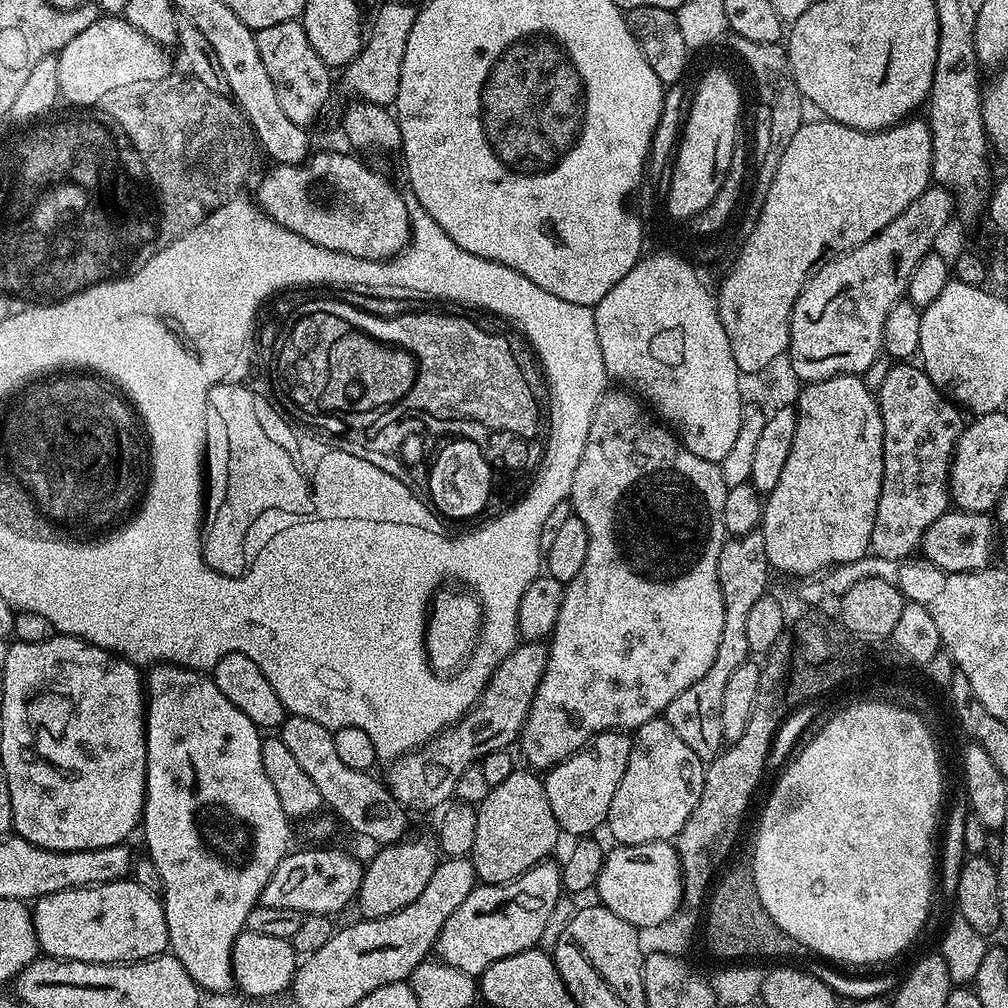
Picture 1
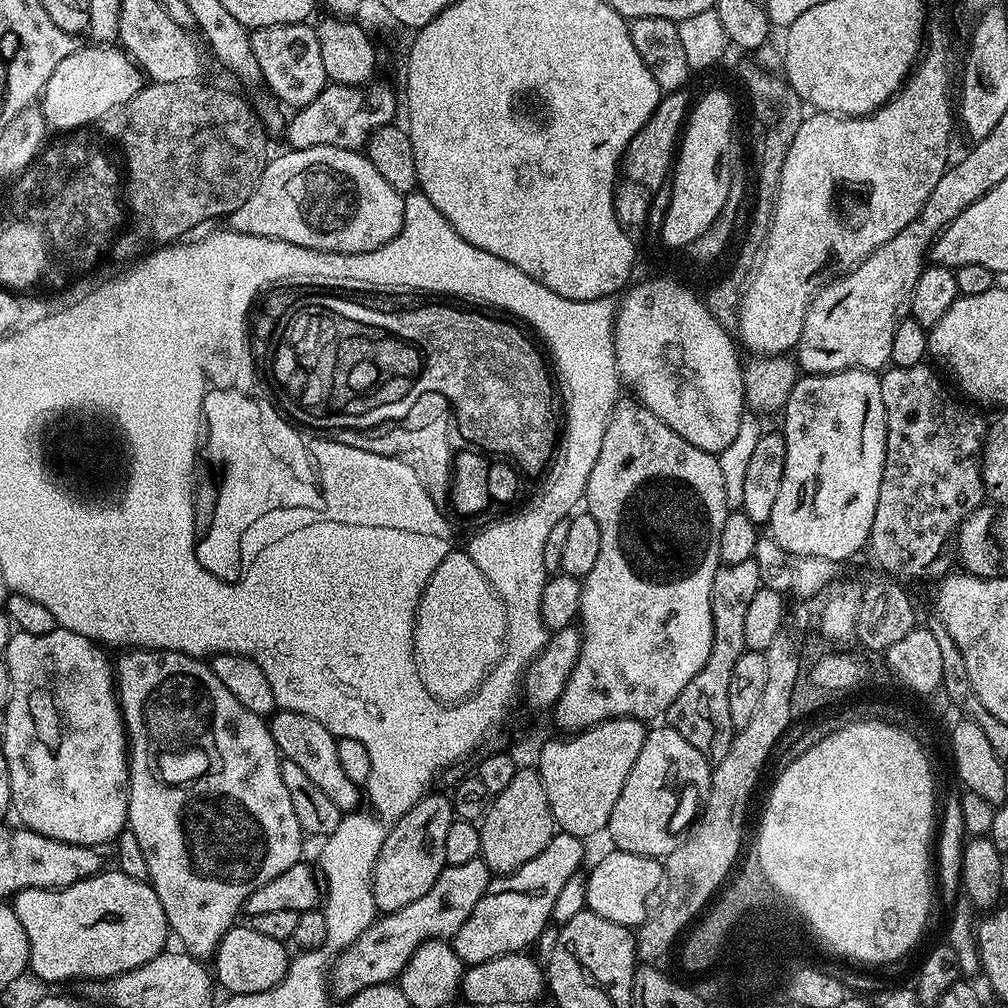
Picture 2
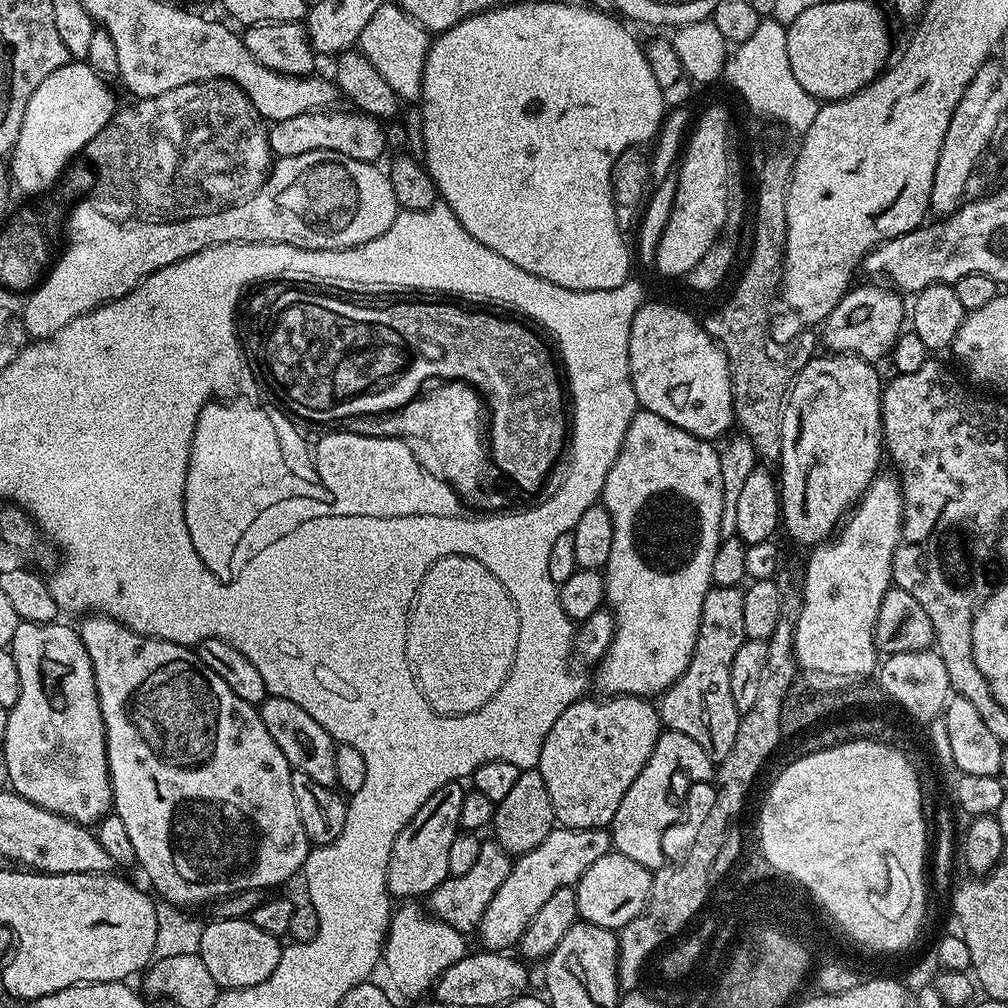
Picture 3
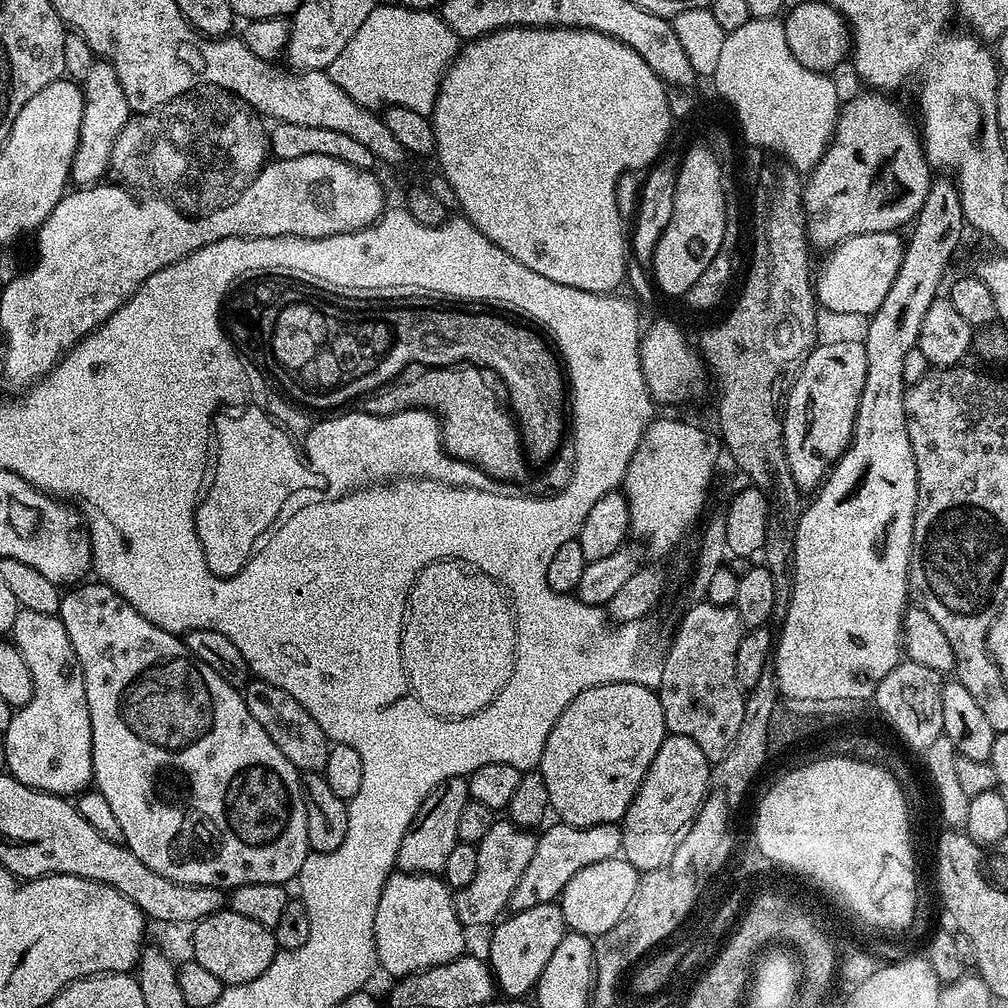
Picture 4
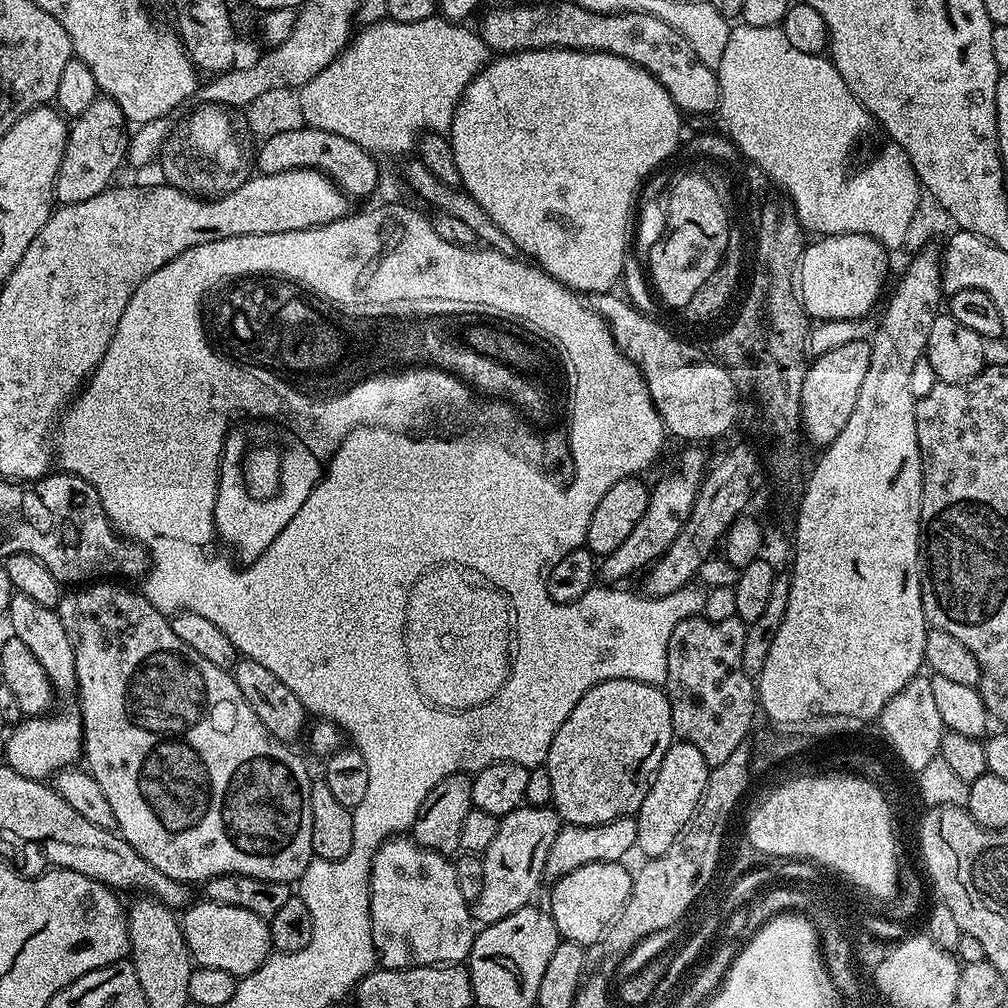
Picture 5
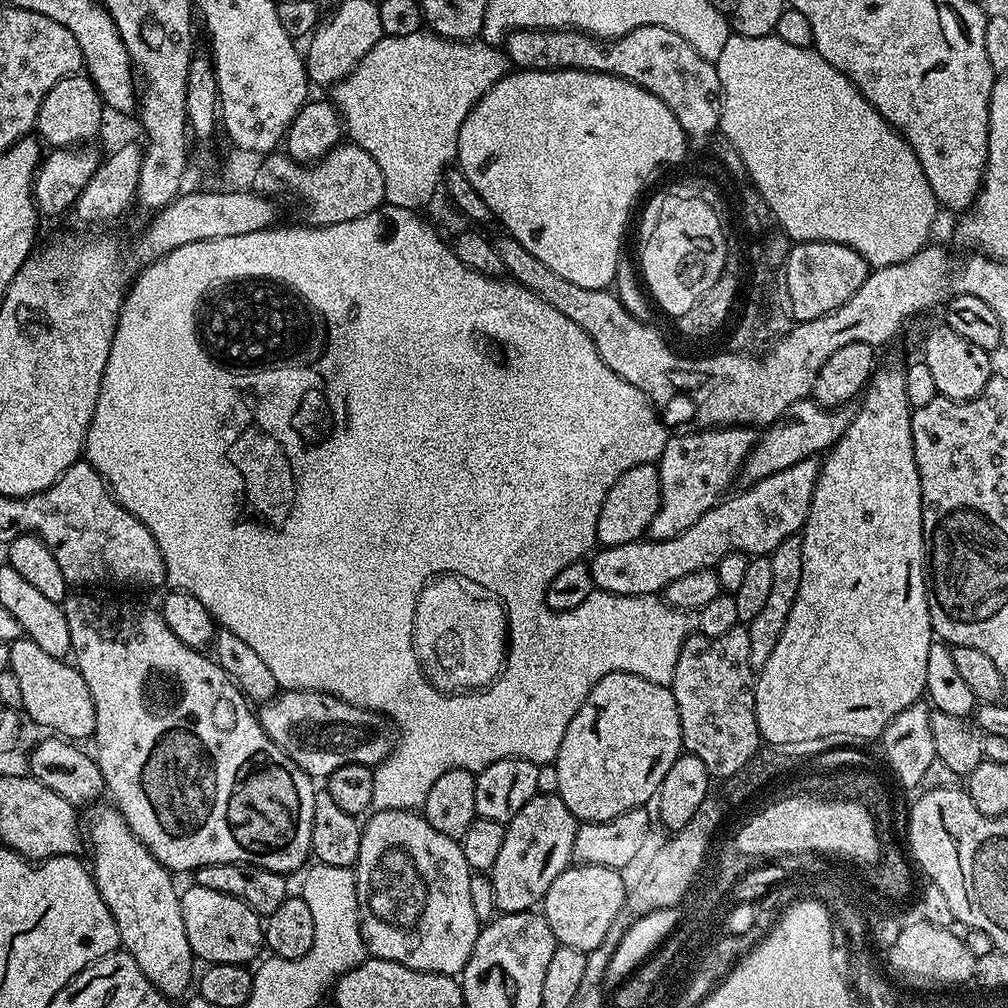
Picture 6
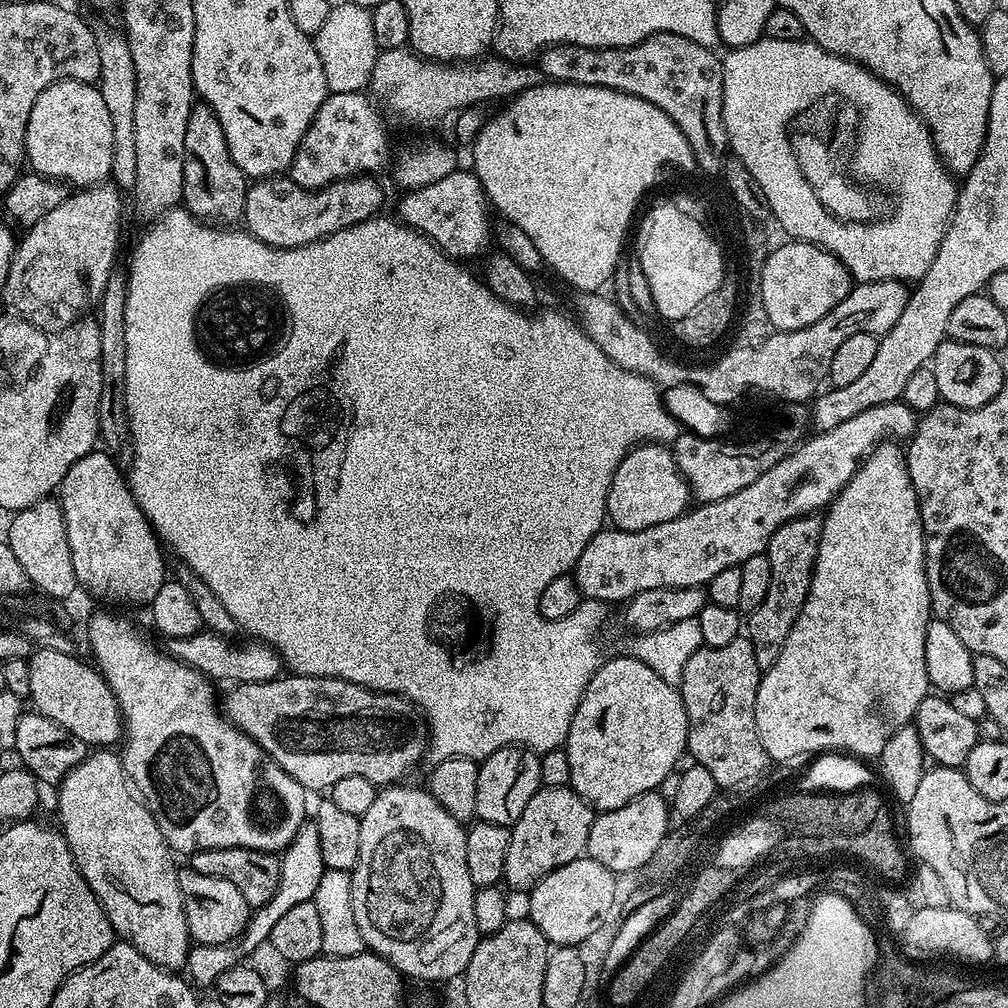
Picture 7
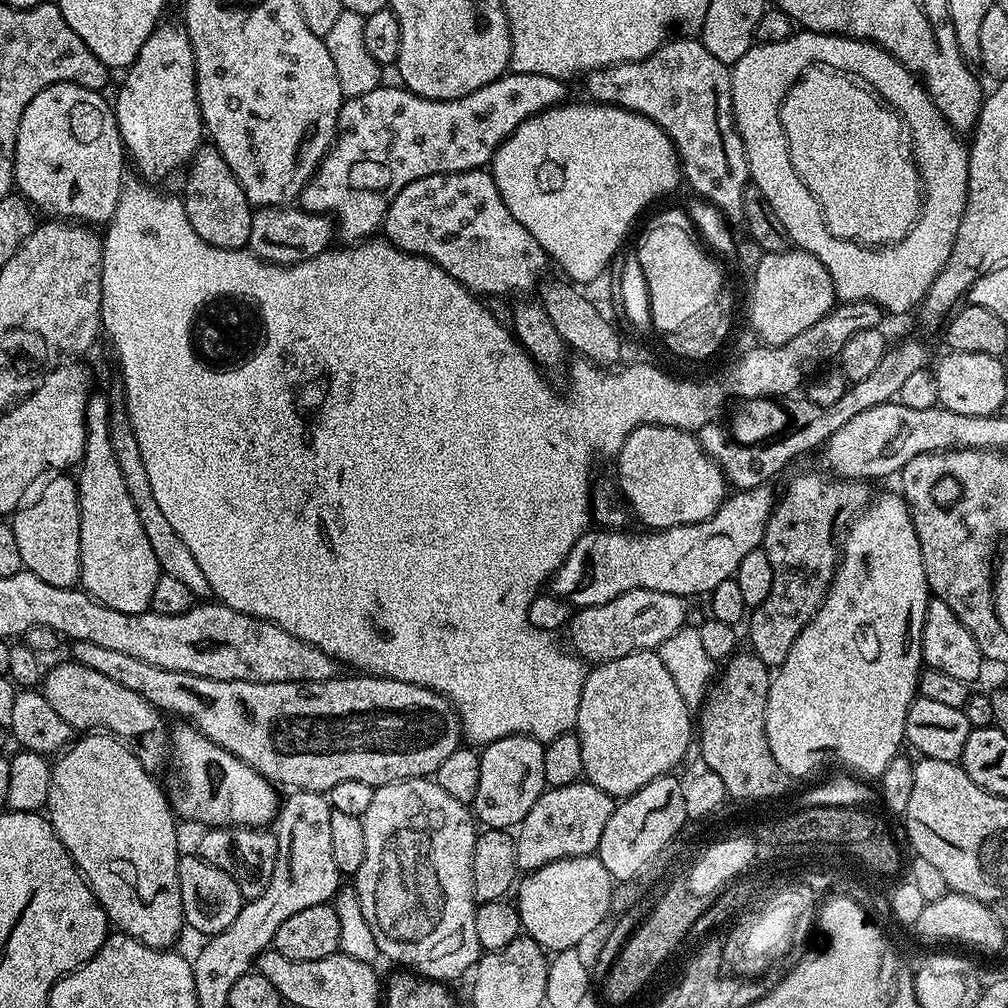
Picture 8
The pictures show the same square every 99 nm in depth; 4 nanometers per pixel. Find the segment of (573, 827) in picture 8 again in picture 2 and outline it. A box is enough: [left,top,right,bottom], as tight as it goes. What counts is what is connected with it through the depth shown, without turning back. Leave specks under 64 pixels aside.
[328,859,490,1002]

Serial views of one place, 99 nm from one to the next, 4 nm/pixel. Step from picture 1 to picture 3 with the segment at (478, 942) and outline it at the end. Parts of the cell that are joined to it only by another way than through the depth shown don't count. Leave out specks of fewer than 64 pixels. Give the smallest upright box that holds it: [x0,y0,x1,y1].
[478,827,610,952]

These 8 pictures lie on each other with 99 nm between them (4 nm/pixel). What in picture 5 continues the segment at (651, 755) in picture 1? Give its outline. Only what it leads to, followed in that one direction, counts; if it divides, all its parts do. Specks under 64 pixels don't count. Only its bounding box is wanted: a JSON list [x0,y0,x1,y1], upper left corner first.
[634,739,710,858]

